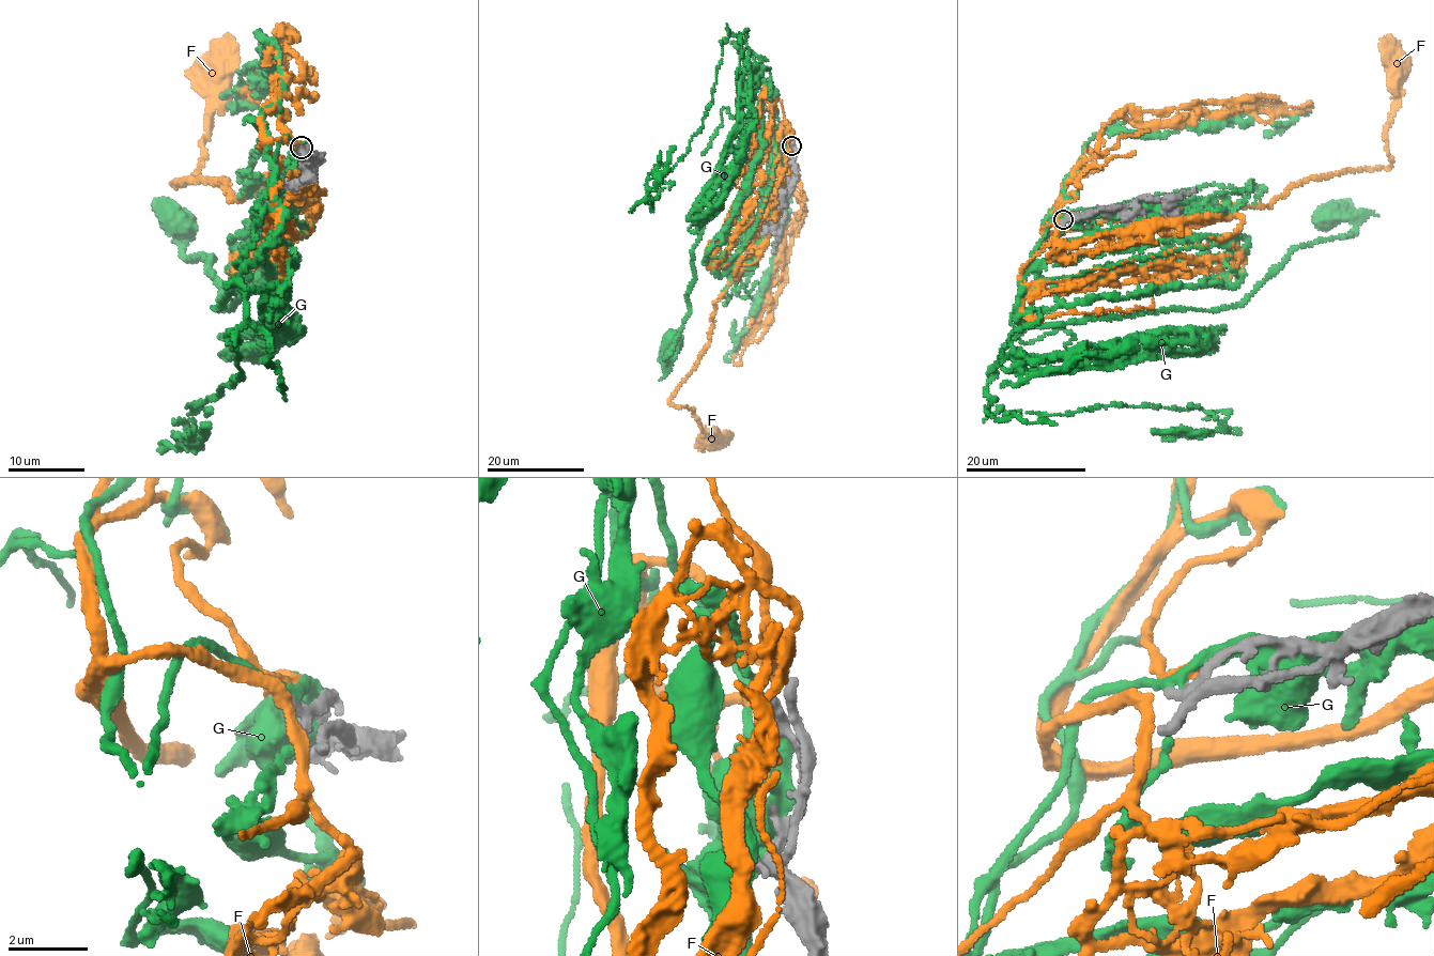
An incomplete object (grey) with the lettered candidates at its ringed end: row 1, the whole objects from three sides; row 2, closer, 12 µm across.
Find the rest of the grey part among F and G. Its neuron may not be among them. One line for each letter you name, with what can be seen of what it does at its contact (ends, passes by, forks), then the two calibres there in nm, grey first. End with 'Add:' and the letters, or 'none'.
F: it forks; calibres 170 and 170 nm
Add: F

